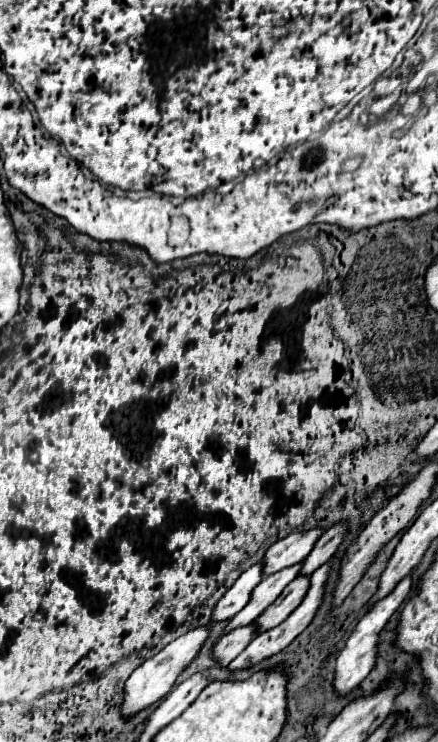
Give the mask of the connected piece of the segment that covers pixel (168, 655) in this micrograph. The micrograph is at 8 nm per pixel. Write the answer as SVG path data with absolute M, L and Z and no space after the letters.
M196 627L186 631L184 635L180 635L178 639L174 639L172 643L168 643L158 655L150 657L148 661L144 661L126 681L126 695L124 695L124 705L122 705L122 713L124 715L134 715L140 709L150 707L152 703L156 703L158 699L162 699L172 687L174 681L178 679L178 675L196 659L196 655L200 653L202 645L206 643L206 639L210 637L210 627Z

